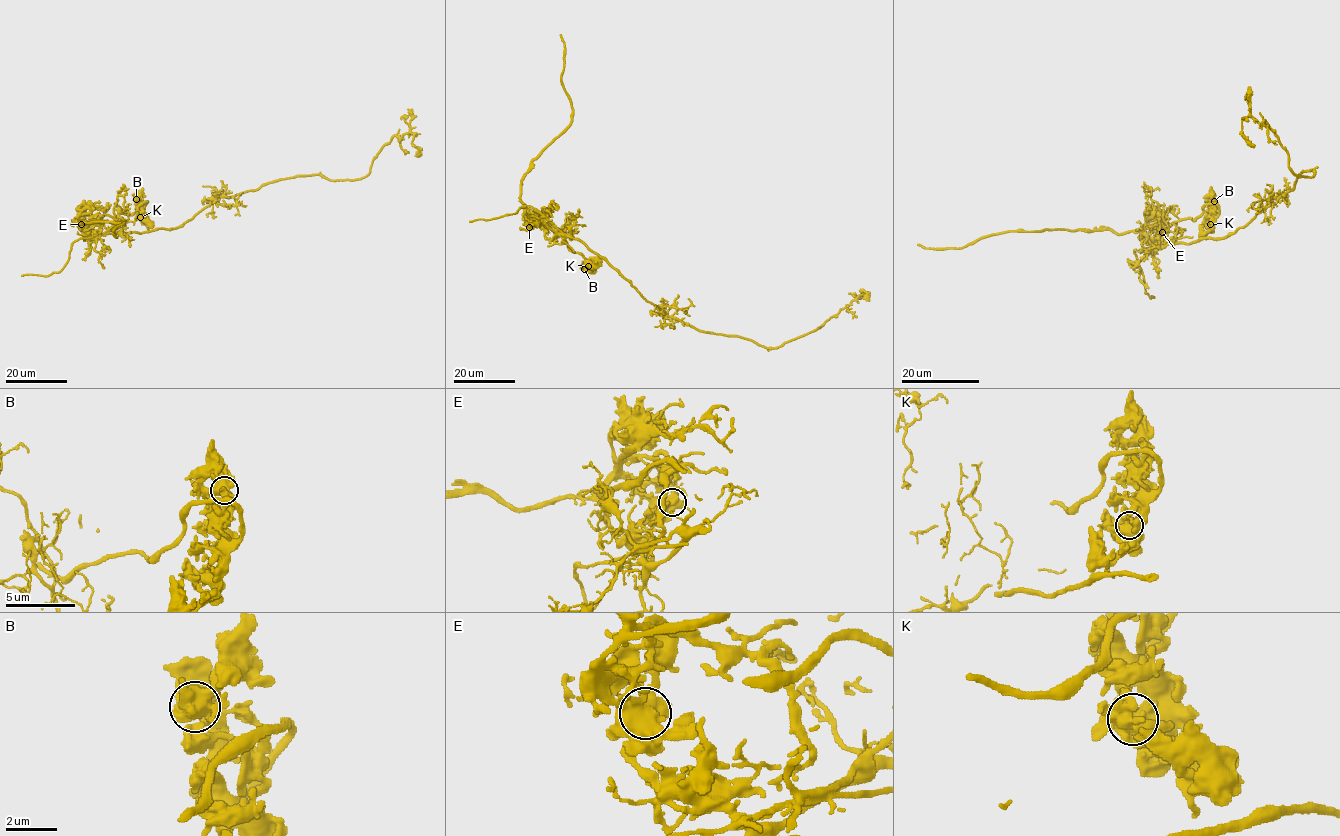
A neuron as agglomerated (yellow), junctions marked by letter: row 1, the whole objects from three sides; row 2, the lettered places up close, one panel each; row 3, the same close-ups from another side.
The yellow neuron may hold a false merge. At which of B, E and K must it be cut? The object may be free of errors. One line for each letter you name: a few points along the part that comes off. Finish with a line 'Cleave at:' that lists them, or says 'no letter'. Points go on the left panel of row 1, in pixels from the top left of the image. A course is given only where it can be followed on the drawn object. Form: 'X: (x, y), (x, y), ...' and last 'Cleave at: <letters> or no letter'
E: (82, 224), (96, 237), (174, 229), (211, 201), (283, 179), (358, 180), (394, 135), (409, 132), (419, 156)
Cleave at: E

